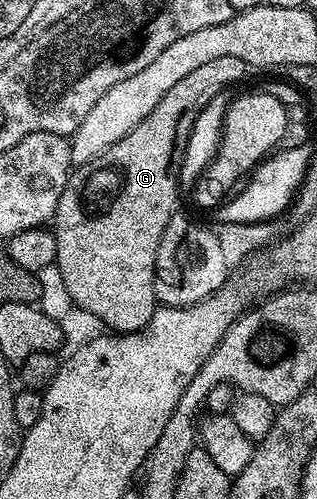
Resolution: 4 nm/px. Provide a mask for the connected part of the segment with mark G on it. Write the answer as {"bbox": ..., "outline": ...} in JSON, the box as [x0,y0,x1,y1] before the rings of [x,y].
{"bbox":[54,55,250,335],"outline":[[[230,55],[214,59],[203,67],[197,67],[195,71],[190,71],[190,75],[185,75],[179,83],[174,83],[173,89],[159,101],[158,107],[154,107],[154,111],[150,111],[150,115],[146,115],[146,119],[142,119],[142,123],[138,123],[138,127],[134,127],[134,131],[130,131],[130,135],[126,135],[126,139],[118,139],[118,143],[114,143],[114,147],[110,147],[102,155],[90,159],[90,163],[77,165],[69,172],[68,182],[58,199],[58,207],[54,218],[54,232],[56,235],[55,264],[58,267],[58,271],[62,271],[62,279],[66,283],[66,288],[70,290],[70,299],[73,306],[77,310],[85,309],[90,316],[97,317],[100,321],[105,321],[112,328],[109,330],[115,331],[120,335],[139,333],[141,329],[146,327],[146,323],[150,323],[154,311],[158,308],[156,292],[154,291],[158,247],[162,243],[162,231],[166,231],[166,223],[170,223],[170,219],[177,212],[176,191],[178,192],[178,177],[174,172],[174,161],[172,165],[172,152],[176,149],[176,136],[180,136],[180,139],[187,139],[191,134],[192,125],[199,112],[210,103],[210,99],[214,99],[219,93],[228,93],[231,90],[231,85],[238,84],[247,73],[250,73],[250,66],[242,59],[237,59]]]}

